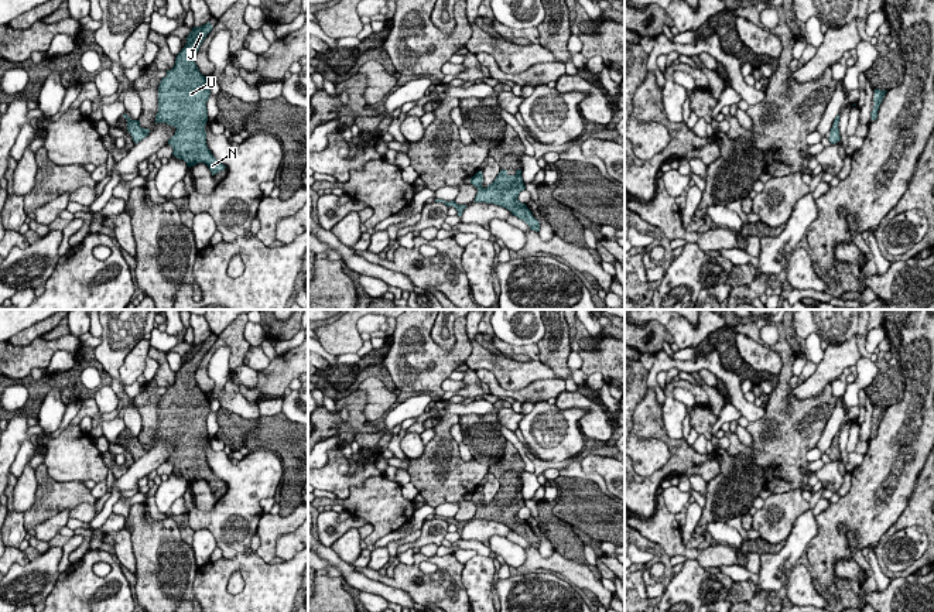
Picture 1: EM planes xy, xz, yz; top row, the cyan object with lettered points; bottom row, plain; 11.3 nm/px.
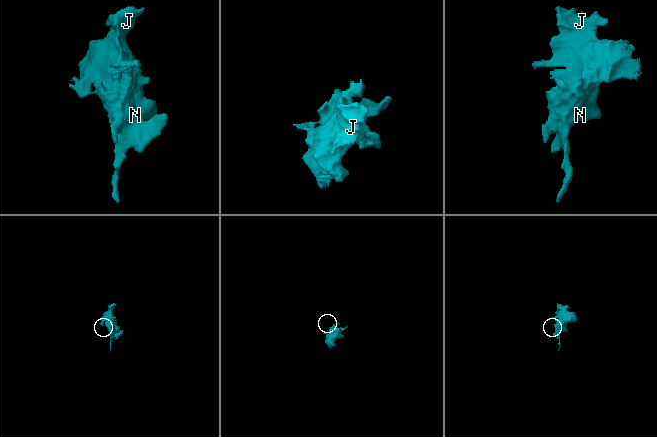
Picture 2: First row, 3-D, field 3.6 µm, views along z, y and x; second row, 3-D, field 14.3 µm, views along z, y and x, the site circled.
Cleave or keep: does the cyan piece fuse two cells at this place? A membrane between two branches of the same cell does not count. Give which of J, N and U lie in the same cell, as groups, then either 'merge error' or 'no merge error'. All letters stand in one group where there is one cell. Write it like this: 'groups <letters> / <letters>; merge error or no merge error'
groups J N U; no merge error

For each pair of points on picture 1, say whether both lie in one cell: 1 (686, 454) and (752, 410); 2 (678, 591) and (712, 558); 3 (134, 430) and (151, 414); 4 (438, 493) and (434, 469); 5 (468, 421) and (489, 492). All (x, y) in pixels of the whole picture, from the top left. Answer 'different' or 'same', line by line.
1: different
2: different
3: different
4: same
5: different

